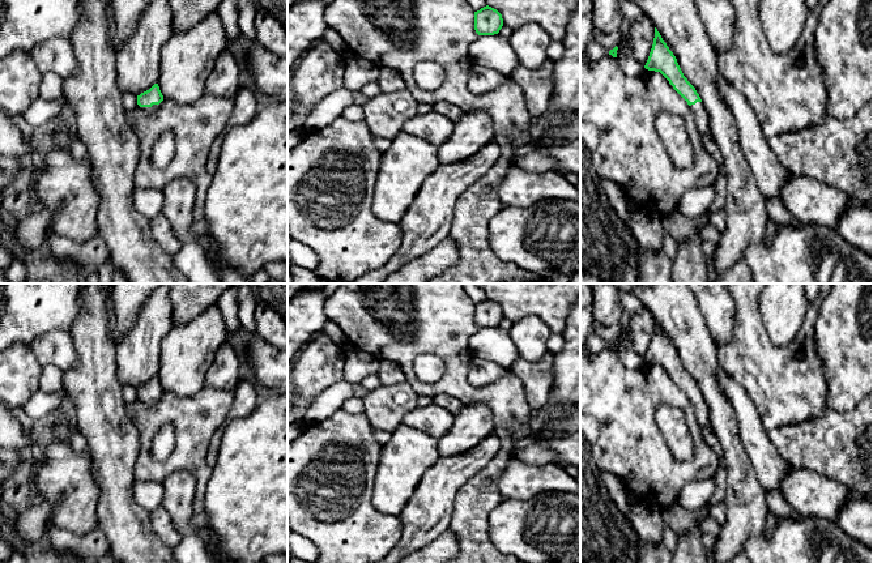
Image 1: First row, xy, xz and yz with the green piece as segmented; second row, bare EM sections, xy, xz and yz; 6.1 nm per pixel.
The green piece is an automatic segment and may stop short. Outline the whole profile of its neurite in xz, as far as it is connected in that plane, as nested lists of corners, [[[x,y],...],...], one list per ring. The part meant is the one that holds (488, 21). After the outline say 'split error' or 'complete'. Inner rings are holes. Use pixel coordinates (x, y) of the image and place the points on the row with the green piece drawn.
[[[486,5],[474,12],[474,30],[478,35],[494,35],[498,34],[503,26],[502,14]]]; complete

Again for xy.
[[[154,84],[149,90],[137,95],[137,105],[148,112],[154,112],[158,110],[162,101],[163,95],[159,90],[158,84]]]; split error

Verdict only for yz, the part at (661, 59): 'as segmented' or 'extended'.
extended

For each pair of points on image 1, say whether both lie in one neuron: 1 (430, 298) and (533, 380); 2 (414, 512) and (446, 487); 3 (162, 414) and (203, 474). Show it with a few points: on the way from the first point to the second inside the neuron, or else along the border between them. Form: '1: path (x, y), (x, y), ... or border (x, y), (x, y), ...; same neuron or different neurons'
1: border (509, 371), (522, 383), (526, 399); different neurons
2: path (422, 510), (438, 494); same neuron
3: path (179, 423), (191, 435), (192, 457); same neuron

